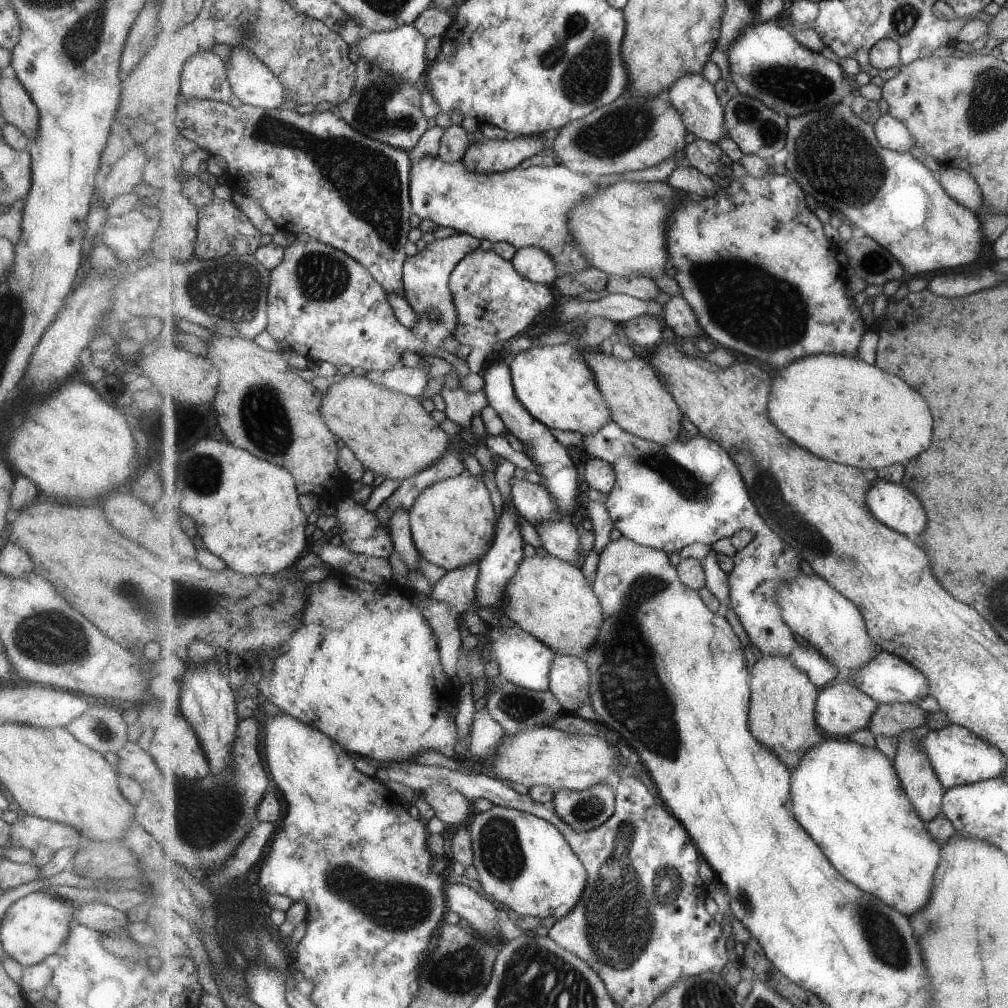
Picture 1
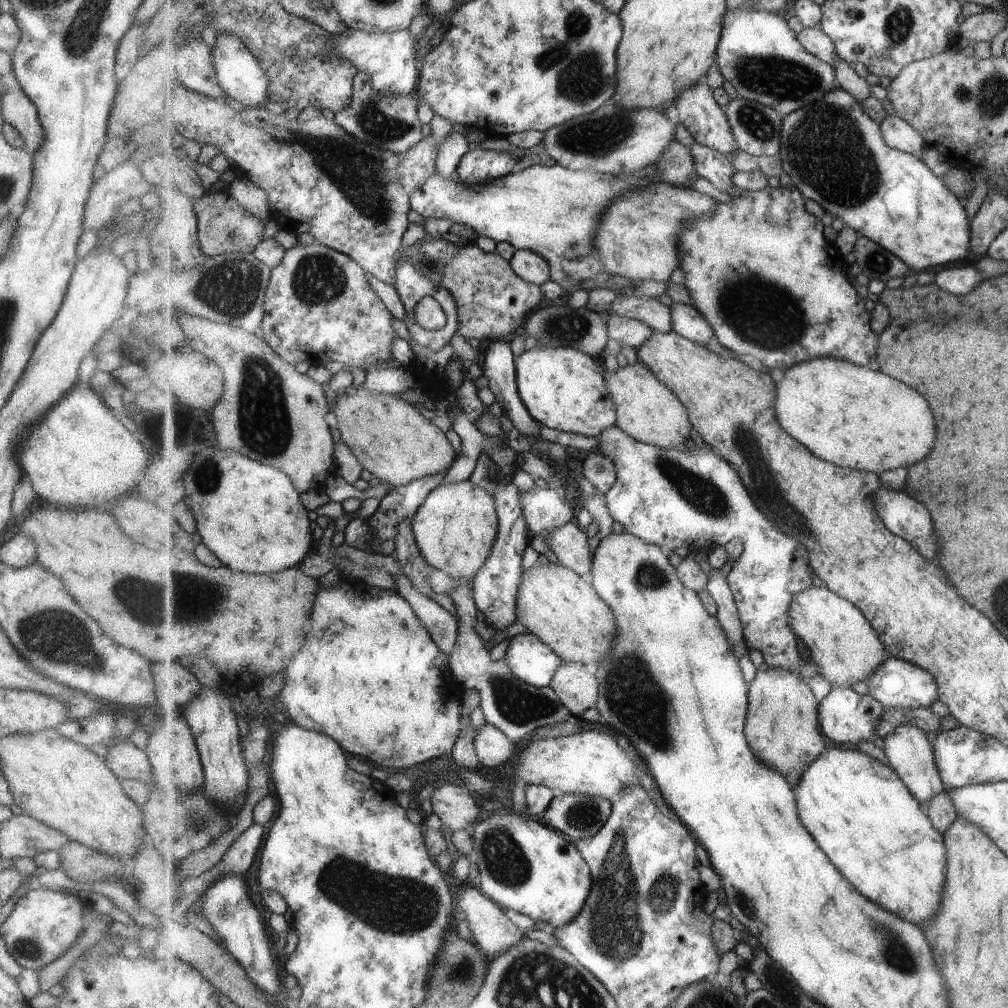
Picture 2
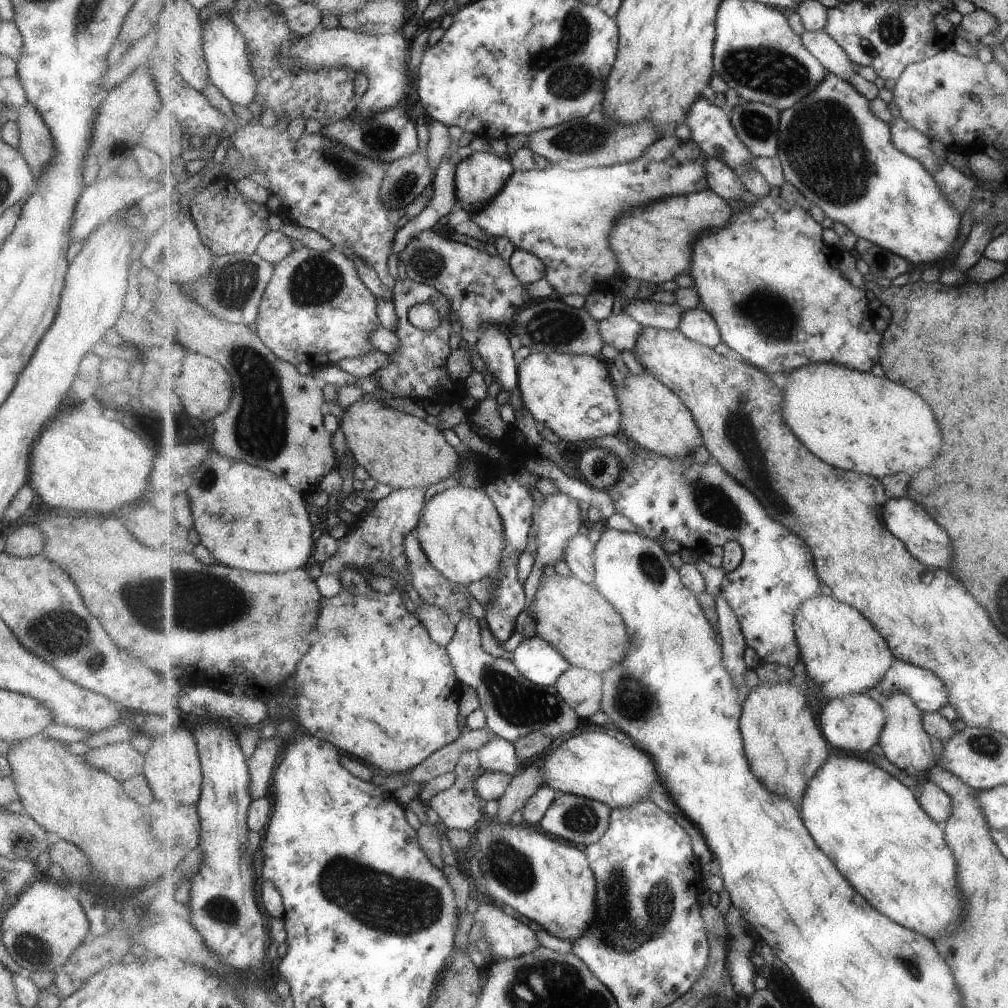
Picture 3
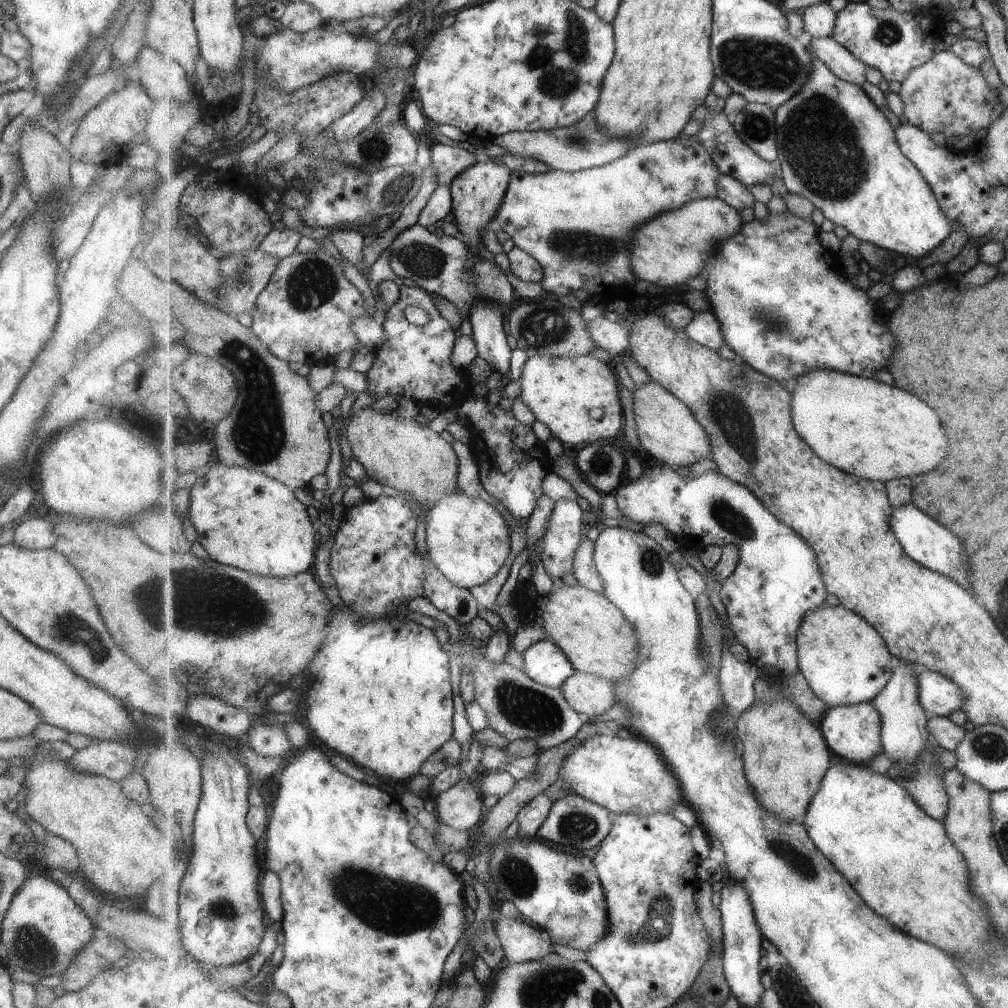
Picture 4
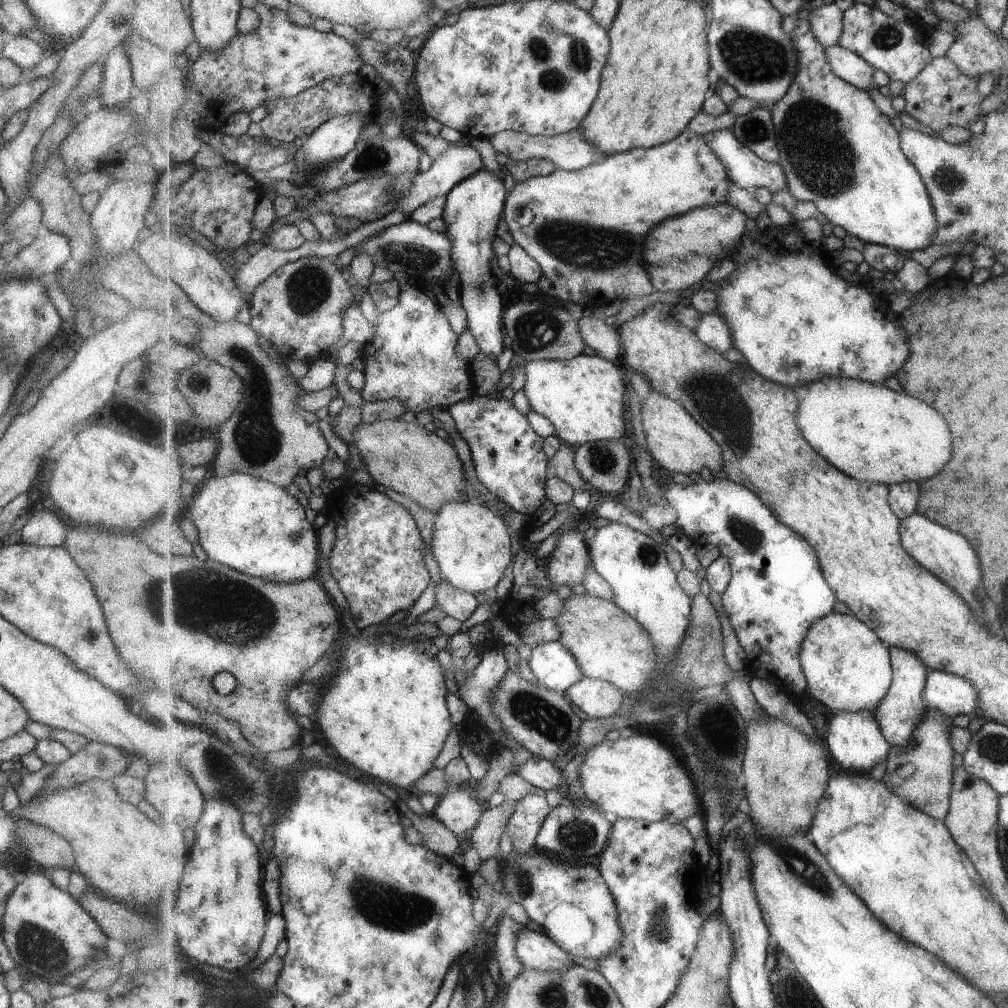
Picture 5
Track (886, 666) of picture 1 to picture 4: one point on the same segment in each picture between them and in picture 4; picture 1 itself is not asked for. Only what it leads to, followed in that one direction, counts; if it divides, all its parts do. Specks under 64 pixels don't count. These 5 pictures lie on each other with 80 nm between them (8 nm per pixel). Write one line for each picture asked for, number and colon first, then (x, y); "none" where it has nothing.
2: (897, 683)
3: (928, 692)
4: (940, 695)

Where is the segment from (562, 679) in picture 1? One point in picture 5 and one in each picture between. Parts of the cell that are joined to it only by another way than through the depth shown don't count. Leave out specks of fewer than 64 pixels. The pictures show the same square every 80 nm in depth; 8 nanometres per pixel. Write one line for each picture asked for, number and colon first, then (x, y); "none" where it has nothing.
2: (577, 686)
3: (582, 689)
4: (587, 693)
5: (599, 699)

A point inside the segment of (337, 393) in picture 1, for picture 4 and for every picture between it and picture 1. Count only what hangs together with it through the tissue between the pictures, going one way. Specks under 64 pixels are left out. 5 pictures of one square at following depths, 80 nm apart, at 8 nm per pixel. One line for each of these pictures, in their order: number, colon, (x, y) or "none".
2: (392, 440)
3: (401, 451)
4: (397, 452)

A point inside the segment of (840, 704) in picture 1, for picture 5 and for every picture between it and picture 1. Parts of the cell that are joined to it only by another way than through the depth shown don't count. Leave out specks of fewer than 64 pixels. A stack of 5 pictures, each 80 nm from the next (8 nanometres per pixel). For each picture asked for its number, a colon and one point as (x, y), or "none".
2: (846, 717)
3: (855, 723)
4: (854, 732)
5: (856, 742)

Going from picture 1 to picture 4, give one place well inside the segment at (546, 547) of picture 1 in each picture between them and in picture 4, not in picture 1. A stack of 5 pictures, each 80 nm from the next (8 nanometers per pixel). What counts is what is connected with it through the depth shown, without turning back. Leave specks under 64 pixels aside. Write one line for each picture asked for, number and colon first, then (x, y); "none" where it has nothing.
2: (570, 544)
3: (579, 554)
4: (585, 572)

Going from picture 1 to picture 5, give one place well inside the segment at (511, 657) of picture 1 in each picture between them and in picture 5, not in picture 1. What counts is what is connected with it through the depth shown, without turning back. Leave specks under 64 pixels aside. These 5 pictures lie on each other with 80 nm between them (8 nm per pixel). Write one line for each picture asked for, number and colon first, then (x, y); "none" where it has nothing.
2: (531, 659)
3: (537, 660)
4: (543, 661)
5: (552, 663)

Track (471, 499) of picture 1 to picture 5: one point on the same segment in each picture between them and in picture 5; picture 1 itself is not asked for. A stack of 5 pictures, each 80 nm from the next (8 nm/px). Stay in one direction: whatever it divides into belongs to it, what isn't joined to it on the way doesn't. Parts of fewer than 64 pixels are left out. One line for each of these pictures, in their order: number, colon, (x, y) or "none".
2: (456, 528)
3: (461, 532)
4: (468, 539)
5: (472, 546)

